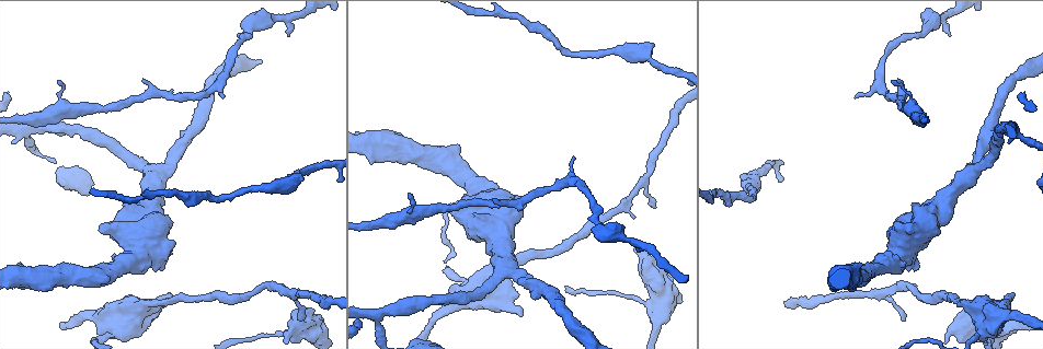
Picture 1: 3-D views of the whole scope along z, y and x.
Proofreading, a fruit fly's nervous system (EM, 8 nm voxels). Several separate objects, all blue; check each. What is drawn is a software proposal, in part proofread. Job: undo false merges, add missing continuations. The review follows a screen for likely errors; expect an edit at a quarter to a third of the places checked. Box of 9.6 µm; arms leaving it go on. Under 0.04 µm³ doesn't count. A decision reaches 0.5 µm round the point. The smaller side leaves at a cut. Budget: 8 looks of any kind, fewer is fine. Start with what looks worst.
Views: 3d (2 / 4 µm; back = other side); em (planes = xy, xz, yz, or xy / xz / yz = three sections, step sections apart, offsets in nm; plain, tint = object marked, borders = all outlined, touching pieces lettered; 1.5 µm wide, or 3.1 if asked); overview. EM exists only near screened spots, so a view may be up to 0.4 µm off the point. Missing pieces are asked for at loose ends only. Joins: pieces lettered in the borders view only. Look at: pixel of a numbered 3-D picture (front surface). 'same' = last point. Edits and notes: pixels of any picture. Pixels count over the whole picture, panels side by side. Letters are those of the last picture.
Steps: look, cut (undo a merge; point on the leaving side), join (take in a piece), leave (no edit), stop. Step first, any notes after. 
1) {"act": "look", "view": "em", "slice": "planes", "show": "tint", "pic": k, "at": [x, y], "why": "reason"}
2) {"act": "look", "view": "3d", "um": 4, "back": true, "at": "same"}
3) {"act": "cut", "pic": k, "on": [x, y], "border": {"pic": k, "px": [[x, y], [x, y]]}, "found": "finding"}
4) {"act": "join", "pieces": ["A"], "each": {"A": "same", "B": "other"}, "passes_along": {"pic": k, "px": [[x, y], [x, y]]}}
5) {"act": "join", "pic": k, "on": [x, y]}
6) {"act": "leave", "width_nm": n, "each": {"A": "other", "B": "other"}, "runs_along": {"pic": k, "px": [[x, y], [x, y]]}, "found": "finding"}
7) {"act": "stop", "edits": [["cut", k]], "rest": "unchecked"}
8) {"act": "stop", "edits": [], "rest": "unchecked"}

{"act": "look", "view": "em", "slice": "planes", "show": "borders", "pic": 1, "at": [574, 159], "why": "branch stops here"}

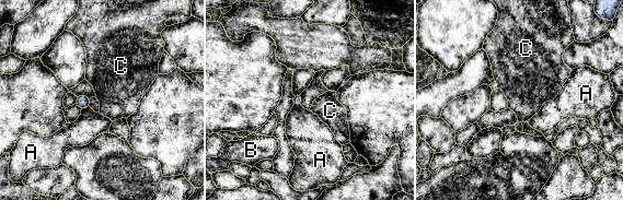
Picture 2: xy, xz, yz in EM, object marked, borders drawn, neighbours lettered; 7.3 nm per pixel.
{"act": "leave", "each": {"A": "other", "B": "other", "C": "other"}, "border": {"pic": 2, "px": [[89, 106], [81, 109]]}, "found": "no lettered piece goes on from it"}

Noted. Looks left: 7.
{"act": "look", "view": "em", "slice": "planes", "show": "borders", "pic": 1, "at": [99, 332], "why": "free end"}

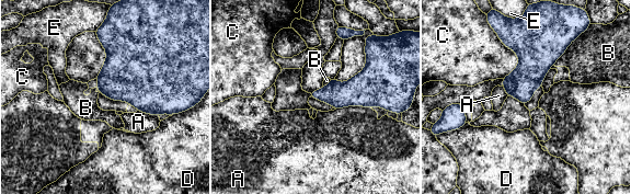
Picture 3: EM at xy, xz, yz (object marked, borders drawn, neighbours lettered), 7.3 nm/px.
{"act": "leave", "each": {"A": "other", "B": "other", "C": "other", "D": "other", "E": "other"}, "border": {"pic": 3, "px": [[577, 36], [553, 64]]}, "found": "none of them fits"}

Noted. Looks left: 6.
{"act": "look", "view": "em", "slice": "planes", "show": "borders", "pic": 1, "at": [302, 320], "why": "branch stops here"}

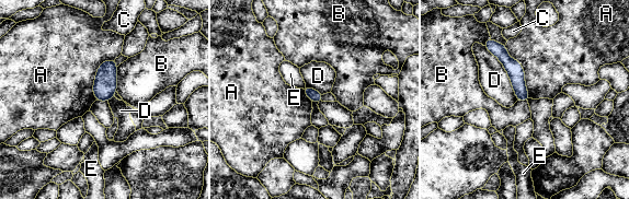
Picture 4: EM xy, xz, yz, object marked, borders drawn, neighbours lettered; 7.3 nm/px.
{"act": "leave", "width_nm": 90, "longest_contact_nm": ["D", 480], "each": {"A": "other", "B": "other", "C": "other", "D": "other", "E": "other"}, "found": "none of them fits"}

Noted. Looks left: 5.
{"act": "stop", "edits": [], "rest": "unchecked"}

